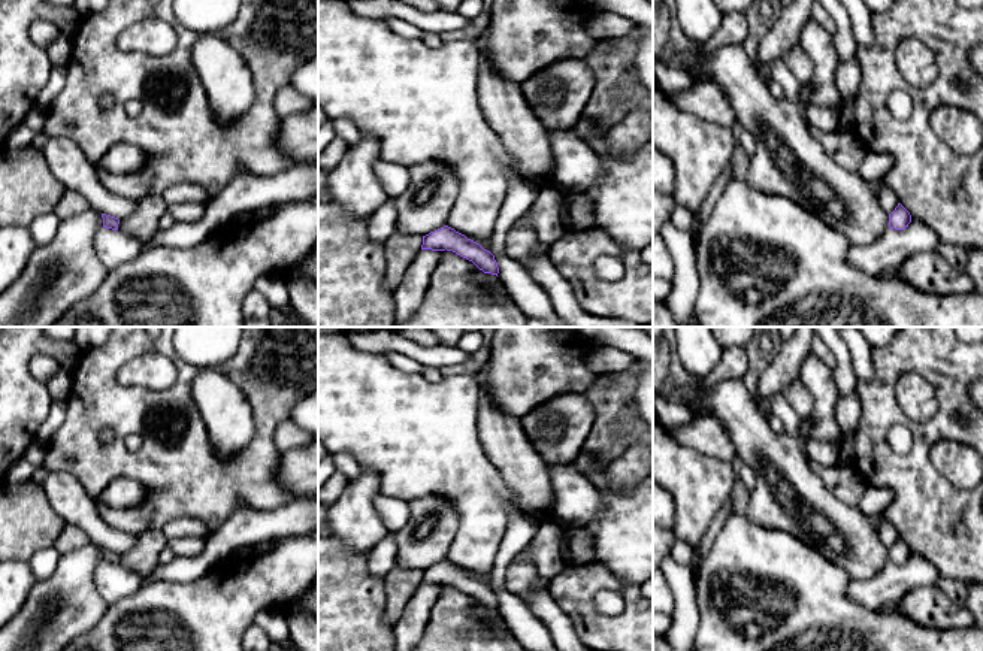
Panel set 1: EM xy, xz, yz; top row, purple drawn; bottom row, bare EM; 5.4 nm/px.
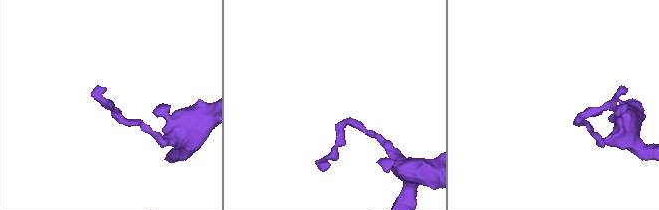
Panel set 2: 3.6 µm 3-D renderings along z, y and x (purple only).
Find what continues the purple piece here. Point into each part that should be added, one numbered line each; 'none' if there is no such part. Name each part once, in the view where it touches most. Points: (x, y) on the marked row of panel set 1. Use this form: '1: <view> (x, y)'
none

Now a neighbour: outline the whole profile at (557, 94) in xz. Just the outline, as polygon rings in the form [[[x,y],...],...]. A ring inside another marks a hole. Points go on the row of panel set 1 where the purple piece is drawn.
[[[563,60],[521,82],[521,93],[547,130],[572,128],[592,97],[596,79],[584,60]]]

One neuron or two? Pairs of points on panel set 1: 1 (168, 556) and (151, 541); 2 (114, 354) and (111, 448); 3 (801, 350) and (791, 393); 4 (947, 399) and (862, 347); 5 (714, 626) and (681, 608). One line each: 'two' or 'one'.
1: two
2: one
3: two
4: two
5: two

